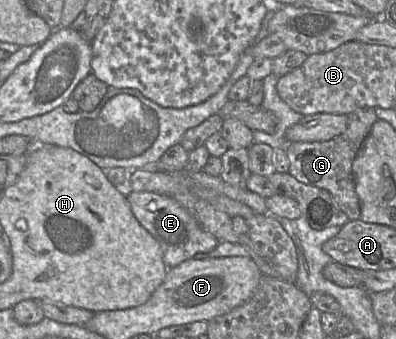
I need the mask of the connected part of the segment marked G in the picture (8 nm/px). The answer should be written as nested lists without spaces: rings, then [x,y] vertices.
[[[373,107],[357,109],[346,115],[347,128],[341,135],[328,141],[288,142],[285,151],[290,175],[304,184],[327,190],[350,220],[360,220],[360,201],[355,191],[352,163],[378,118]]]

